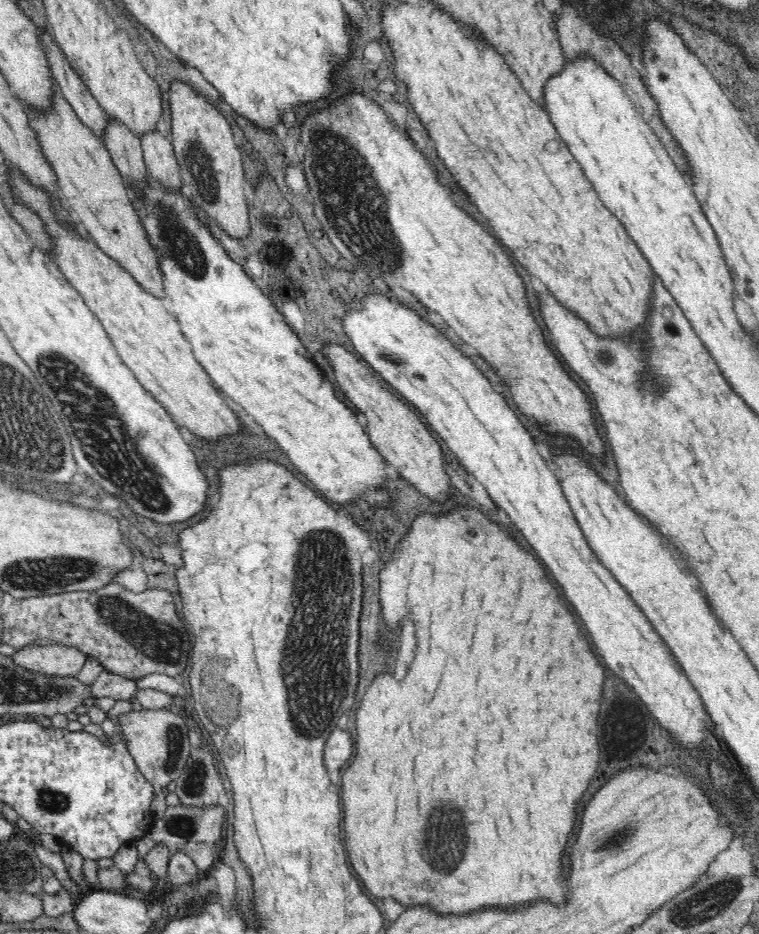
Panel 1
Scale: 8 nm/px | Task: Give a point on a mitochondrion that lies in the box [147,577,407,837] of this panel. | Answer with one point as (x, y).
(193, 786)

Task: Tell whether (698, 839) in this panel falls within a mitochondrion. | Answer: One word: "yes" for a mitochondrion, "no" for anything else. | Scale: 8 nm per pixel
no

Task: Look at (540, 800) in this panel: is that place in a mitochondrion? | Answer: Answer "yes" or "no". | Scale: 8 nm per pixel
no

